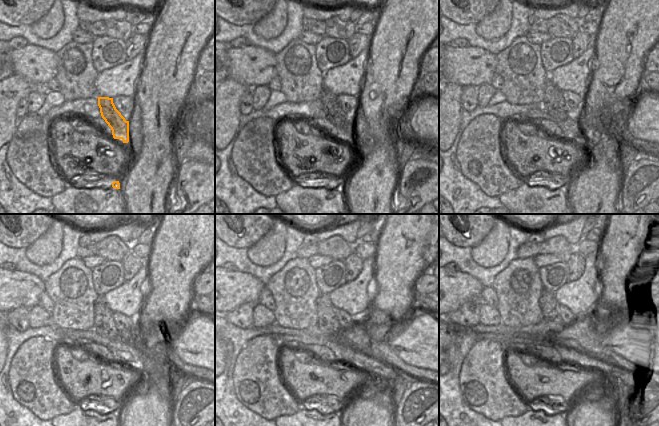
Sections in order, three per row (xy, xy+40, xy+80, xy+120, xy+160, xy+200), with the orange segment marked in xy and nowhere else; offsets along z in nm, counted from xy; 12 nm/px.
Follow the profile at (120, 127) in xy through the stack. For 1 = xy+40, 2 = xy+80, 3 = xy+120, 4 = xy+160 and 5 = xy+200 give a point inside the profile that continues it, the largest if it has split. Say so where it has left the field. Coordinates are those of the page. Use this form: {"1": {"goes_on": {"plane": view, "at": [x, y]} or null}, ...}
{"1": {"goes_on": {"plane": "xy+40", "at": [331, 106]}}, "2": {"goes_on": {"plane": "xy+80", "at": [554, 102]}}, "3": {"goes_on": {"plane": "xy+120", "at": [103, 317]}}, "4": {"goes_on": {"plane": "xy+160", "at": [326, 318]}}, "5": {"goes_on": {"plane": "xy+200", "at": [548, 304]}}}

